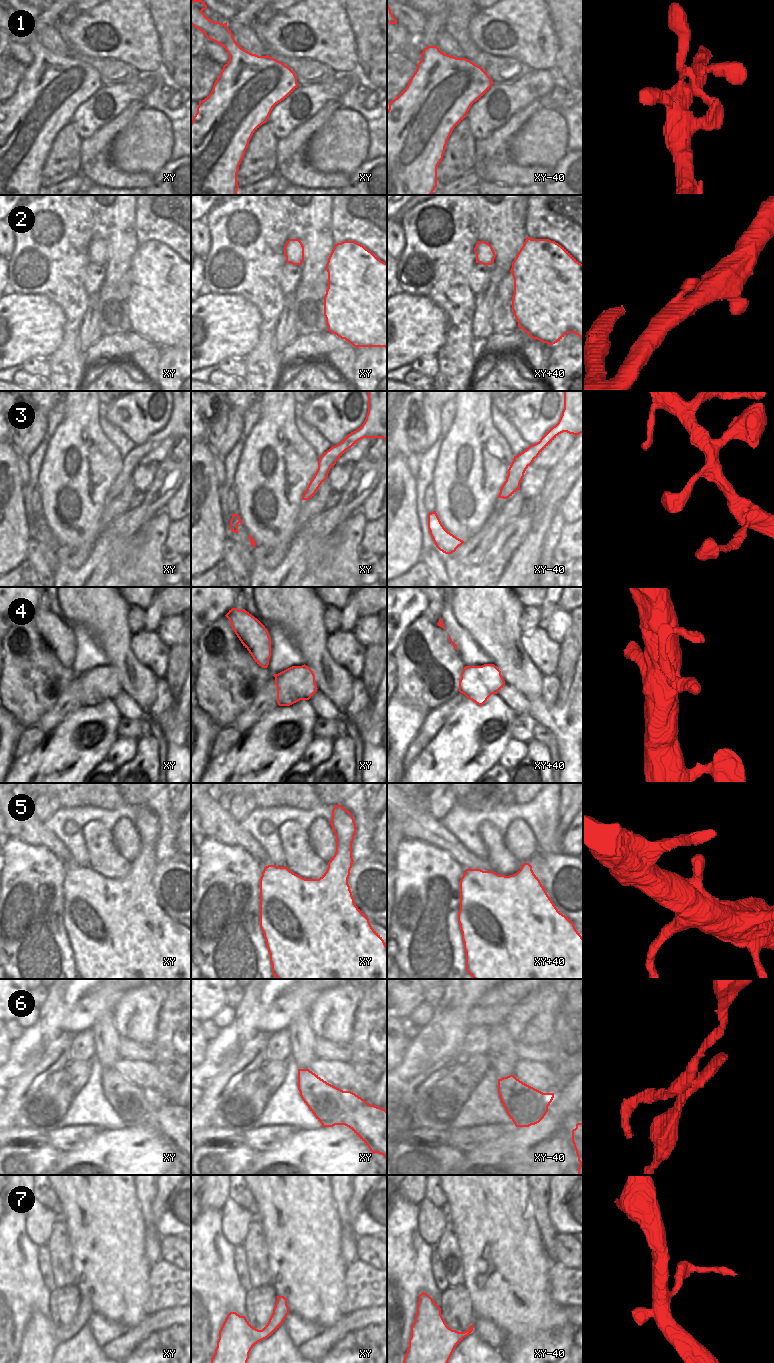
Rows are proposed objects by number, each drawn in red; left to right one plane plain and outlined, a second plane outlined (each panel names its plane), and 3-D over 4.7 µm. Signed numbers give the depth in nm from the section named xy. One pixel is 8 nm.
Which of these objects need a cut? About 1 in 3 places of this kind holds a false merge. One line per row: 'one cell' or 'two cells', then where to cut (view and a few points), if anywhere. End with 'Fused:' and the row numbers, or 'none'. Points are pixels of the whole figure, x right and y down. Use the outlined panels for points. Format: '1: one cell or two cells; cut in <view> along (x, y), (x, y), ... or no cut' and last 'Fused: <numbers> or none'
1: one cell; no cut
2: one cell; no cut
3: one cell; no cut
4: one cell; no cut
5: one cell; no cut
6: one cell; no cut
7: one cell; no cut
Fused: none

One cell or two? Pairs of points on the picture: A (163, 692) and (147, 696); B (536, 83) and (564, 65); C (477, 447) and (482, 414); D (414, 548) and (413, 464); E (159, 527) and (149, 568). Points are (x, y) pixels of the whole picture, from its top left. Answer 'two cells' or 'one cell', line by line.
A: two cells
B: two cells
C: one cell
D: two cells
E: one cell

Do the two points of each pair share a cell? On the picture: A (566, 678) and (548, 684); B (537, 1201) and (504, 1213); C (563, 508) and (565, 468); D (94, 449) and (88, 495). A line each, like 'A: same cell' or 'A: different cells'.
A: different cells
B: different cells
C: different cells
D: same cell

